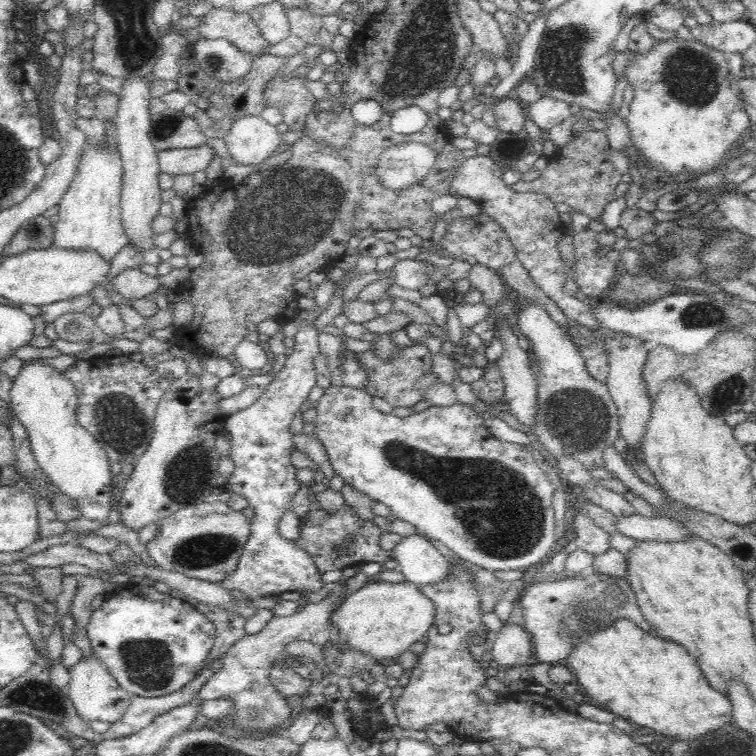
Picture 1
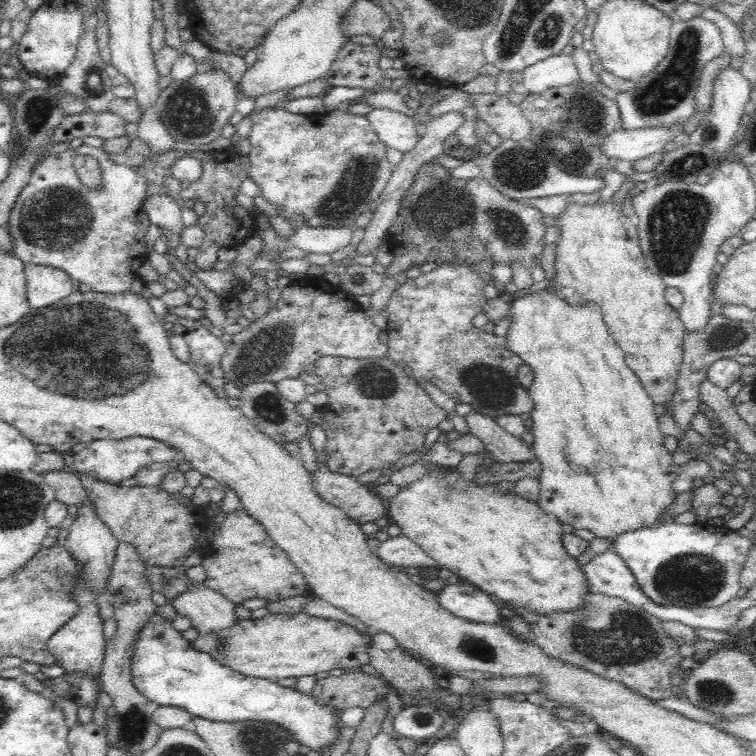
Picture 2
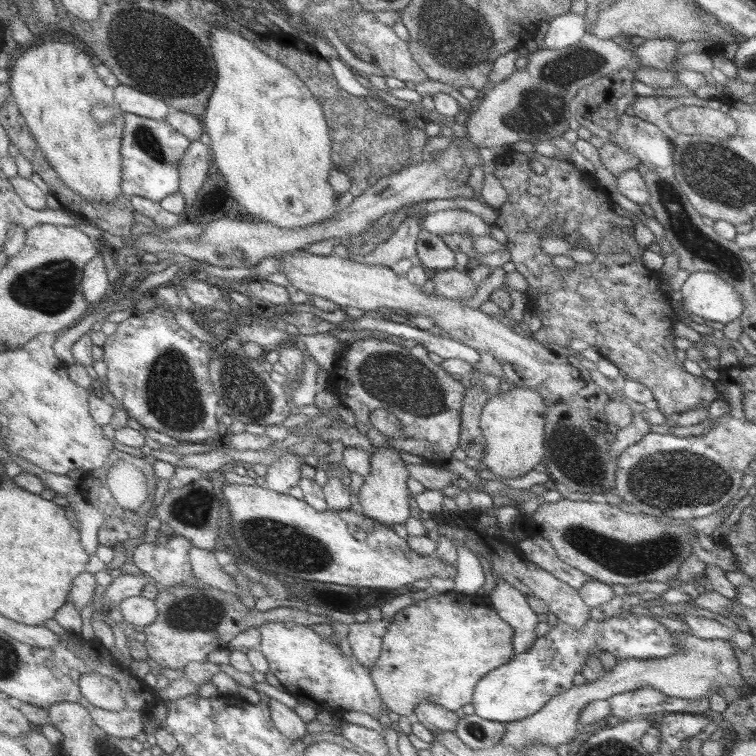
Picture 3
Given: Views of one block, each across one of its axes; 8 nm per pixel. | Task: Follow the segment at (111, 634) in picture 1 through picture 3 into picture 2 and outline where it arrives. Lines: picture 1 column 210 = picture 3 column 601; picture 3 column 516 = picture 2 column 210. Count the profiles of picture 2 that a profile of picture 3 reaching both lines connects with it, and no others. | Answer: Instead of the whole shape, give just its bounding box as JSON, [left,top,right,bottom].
[131,613,336,750]

